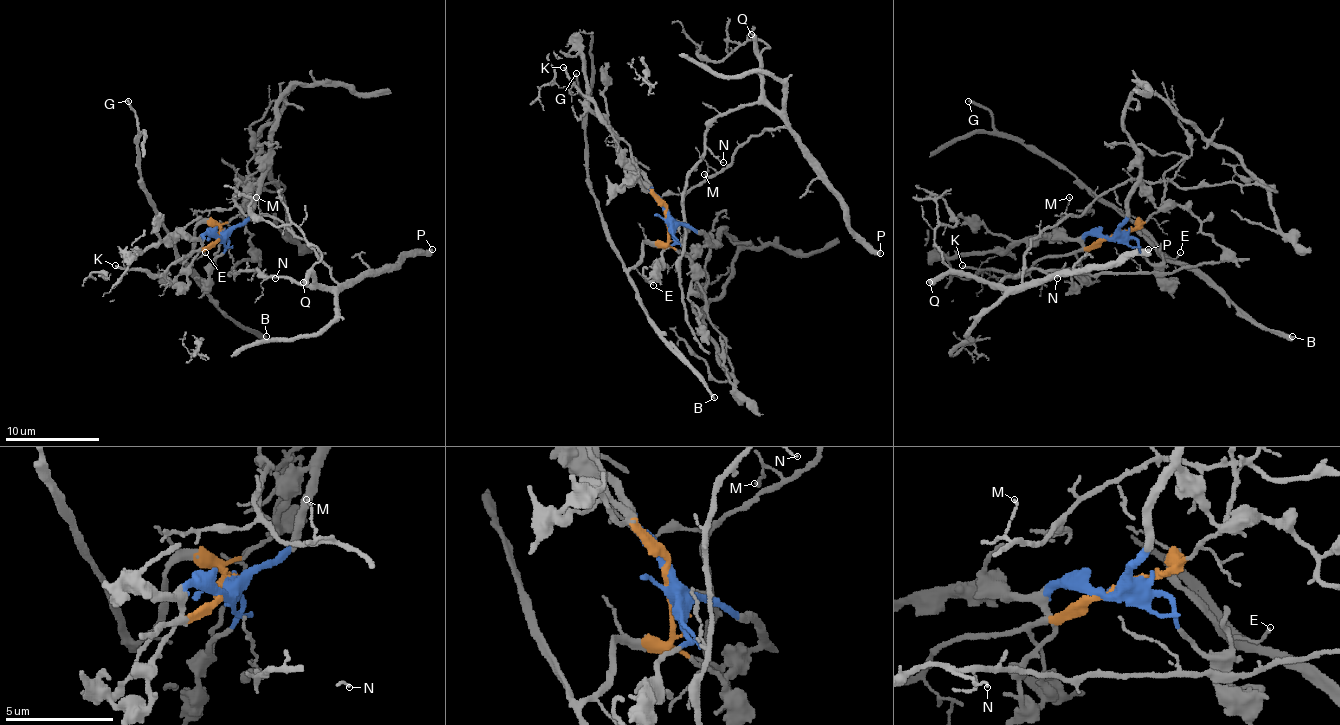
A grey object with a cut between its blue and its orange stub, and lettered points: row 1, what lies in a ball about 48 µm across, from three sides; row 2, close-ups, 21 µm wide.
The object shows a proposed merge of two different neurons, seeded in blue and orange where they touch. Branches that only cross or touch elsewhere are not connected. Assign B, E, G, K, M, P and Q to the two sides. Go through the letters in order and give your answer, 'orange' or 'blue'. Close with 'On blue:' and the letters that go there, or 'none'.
B: orange
E: orange
G: orange
K: orange
M: blue
P: blue
Q: blue
On blue: M, P, Q

